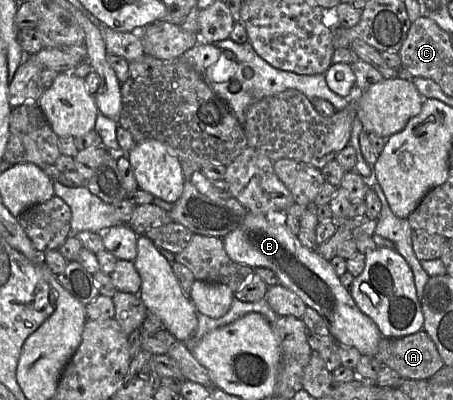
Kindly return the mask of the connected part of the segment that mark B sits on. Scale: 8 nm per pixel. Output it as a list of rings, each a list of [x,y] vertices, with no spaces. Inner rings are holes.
[[[248,212],[243,223],[223,238],[223,243],[233,262],[272,270],[280,285],[299,296],[307,307],[318,312],[329,334],[342,347],[354,347],[362,356],[376,355],[382,338],[376,324],[358,308],[350,292],[341,284],[330,261],[314,249],[303,246],[286,225],[274,224],[264,214]]]

